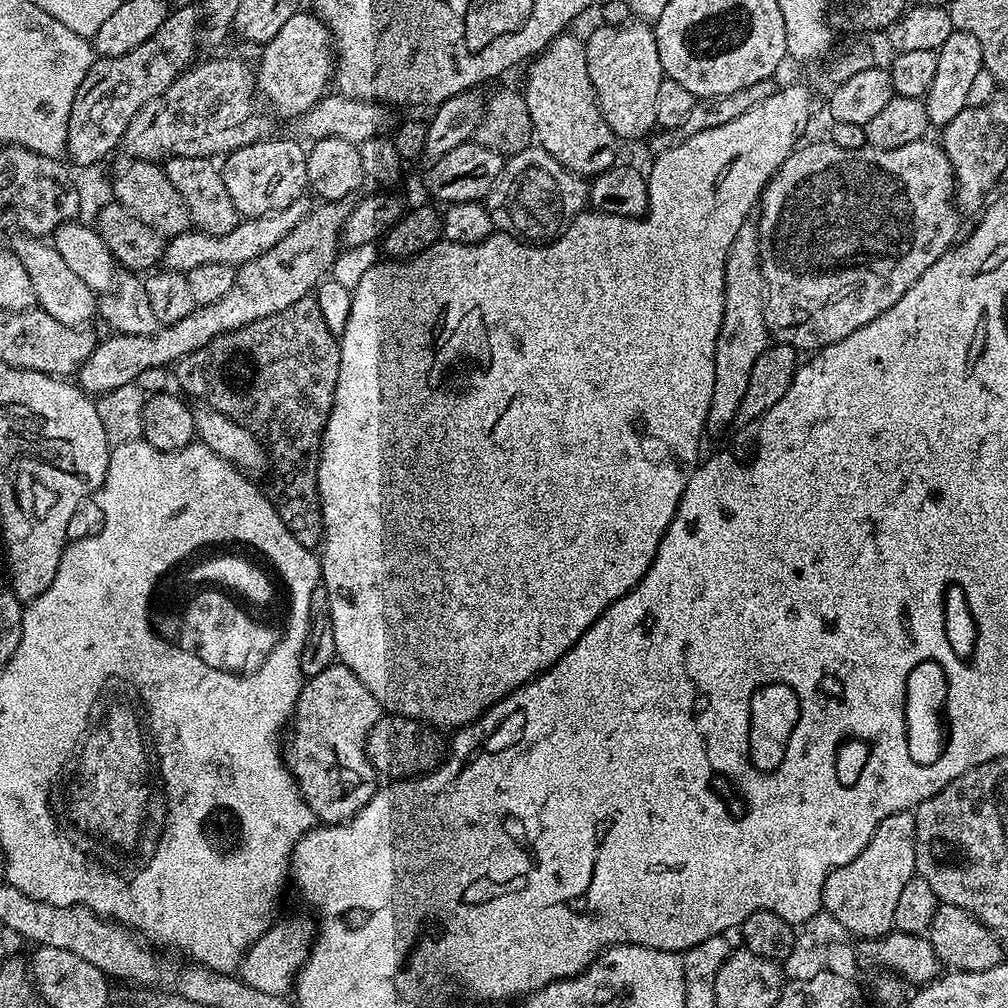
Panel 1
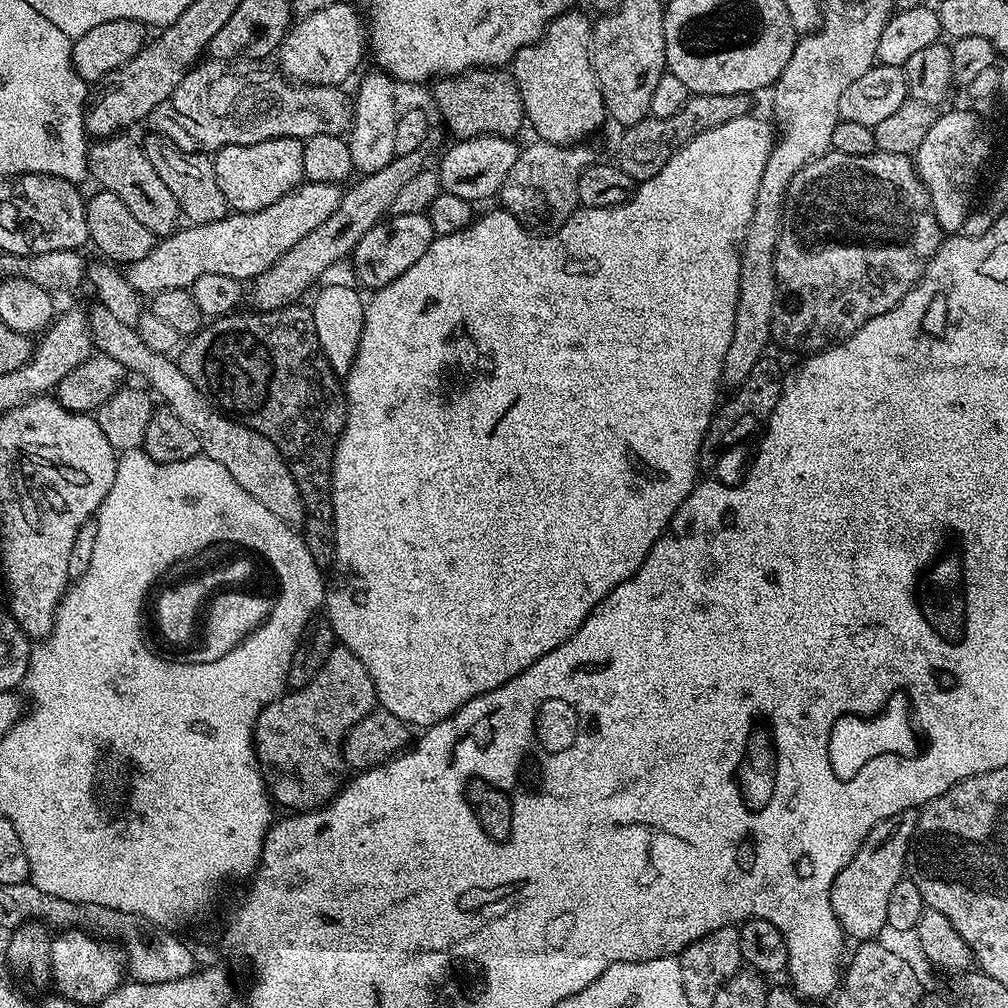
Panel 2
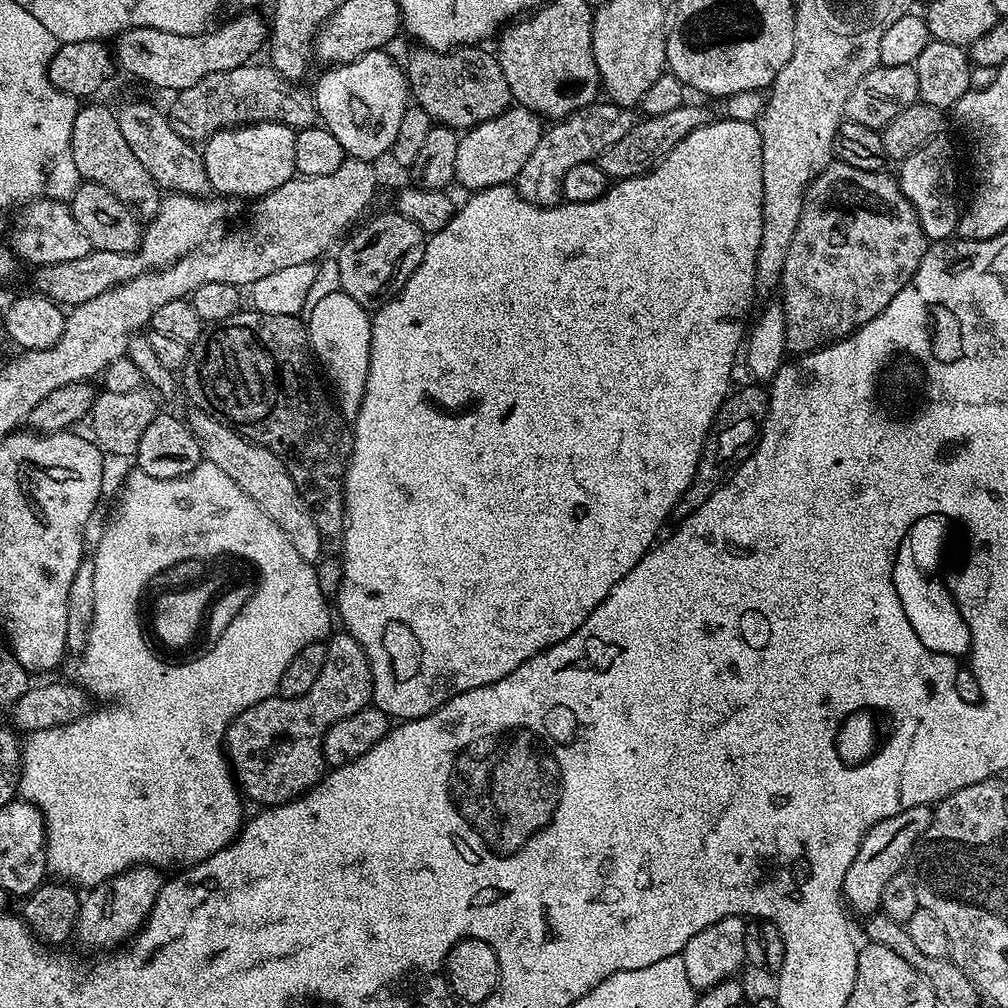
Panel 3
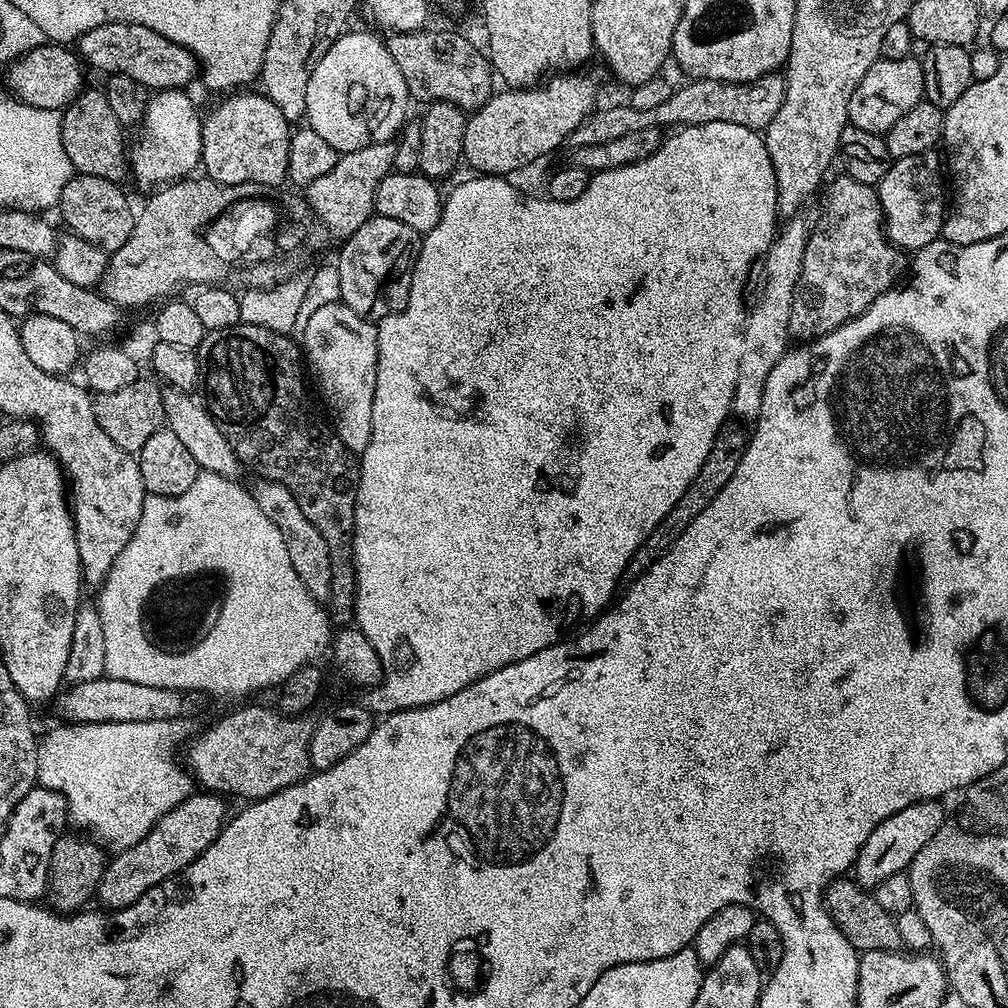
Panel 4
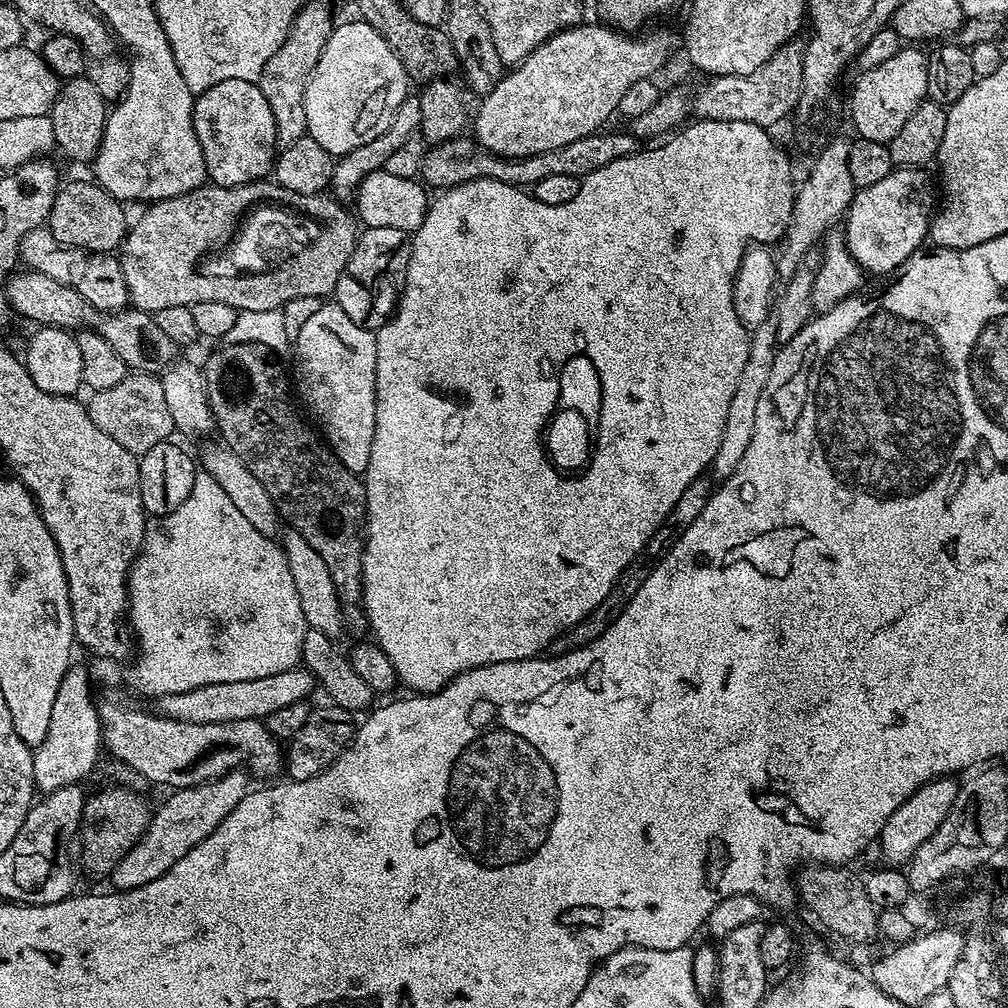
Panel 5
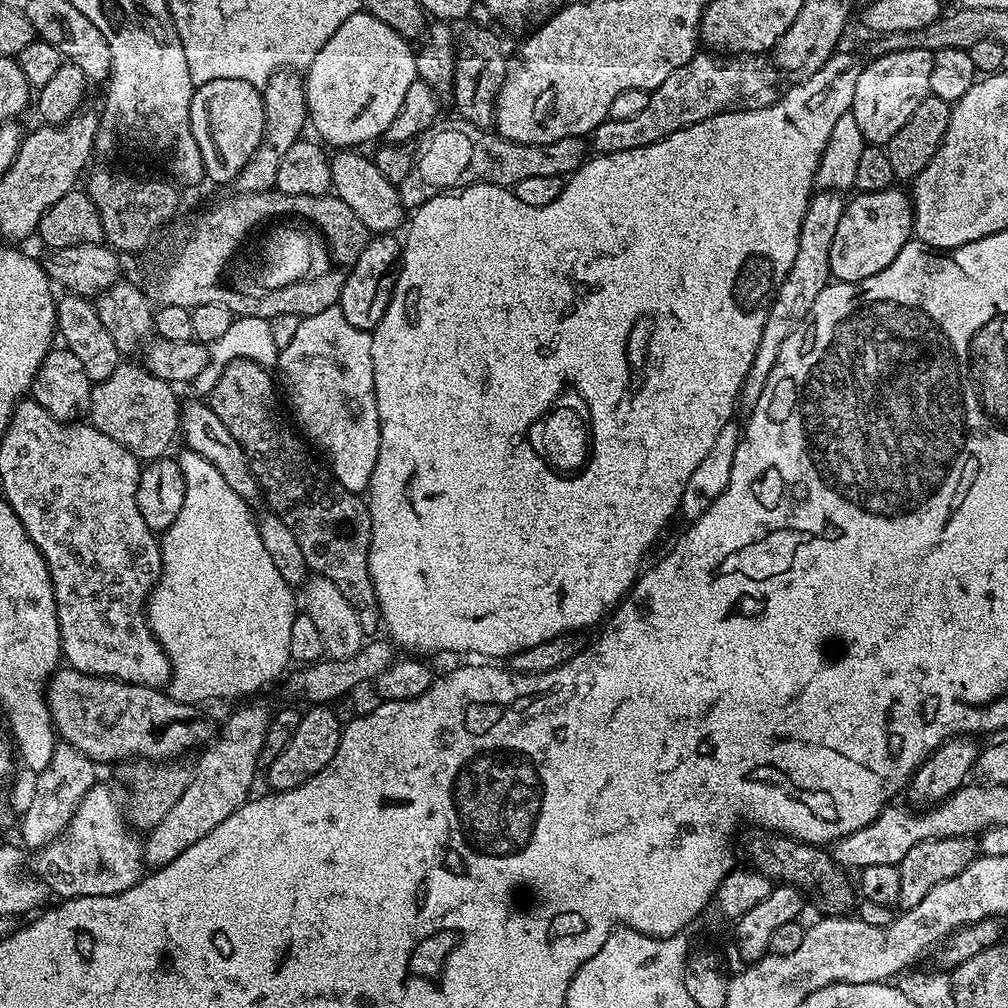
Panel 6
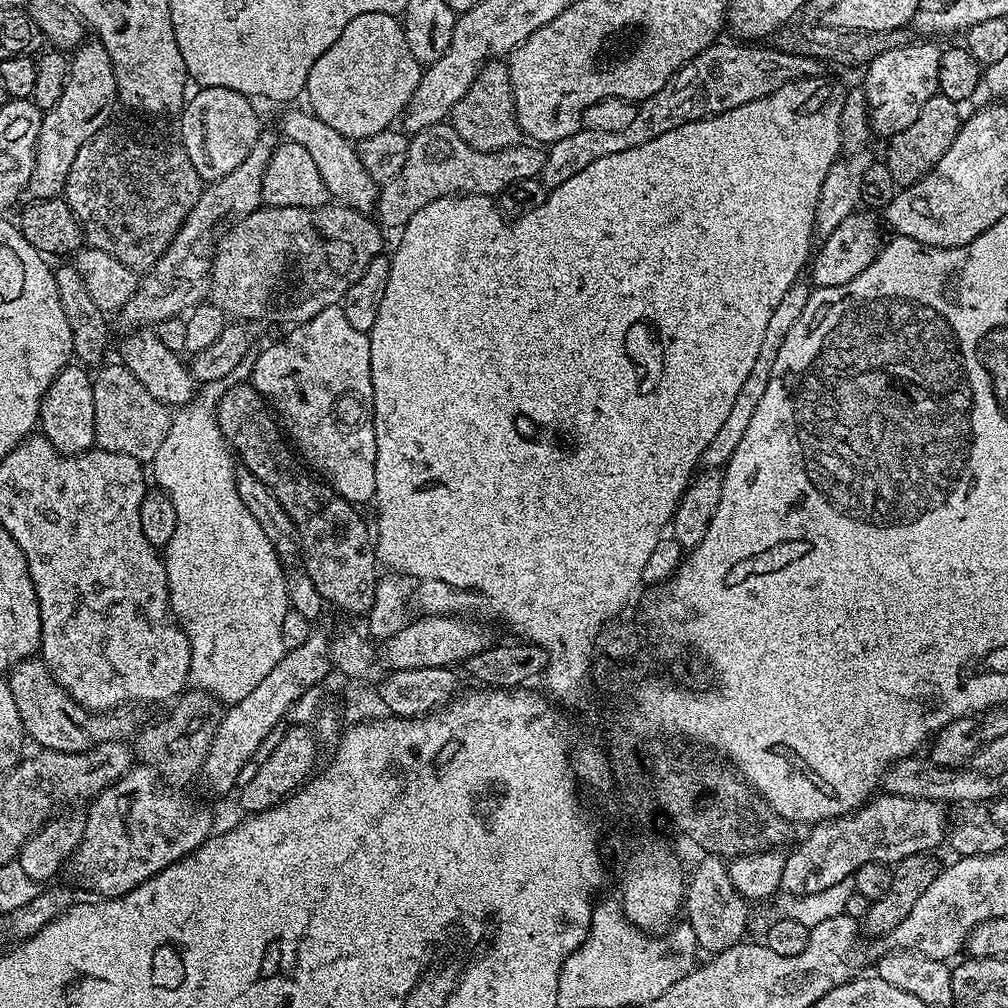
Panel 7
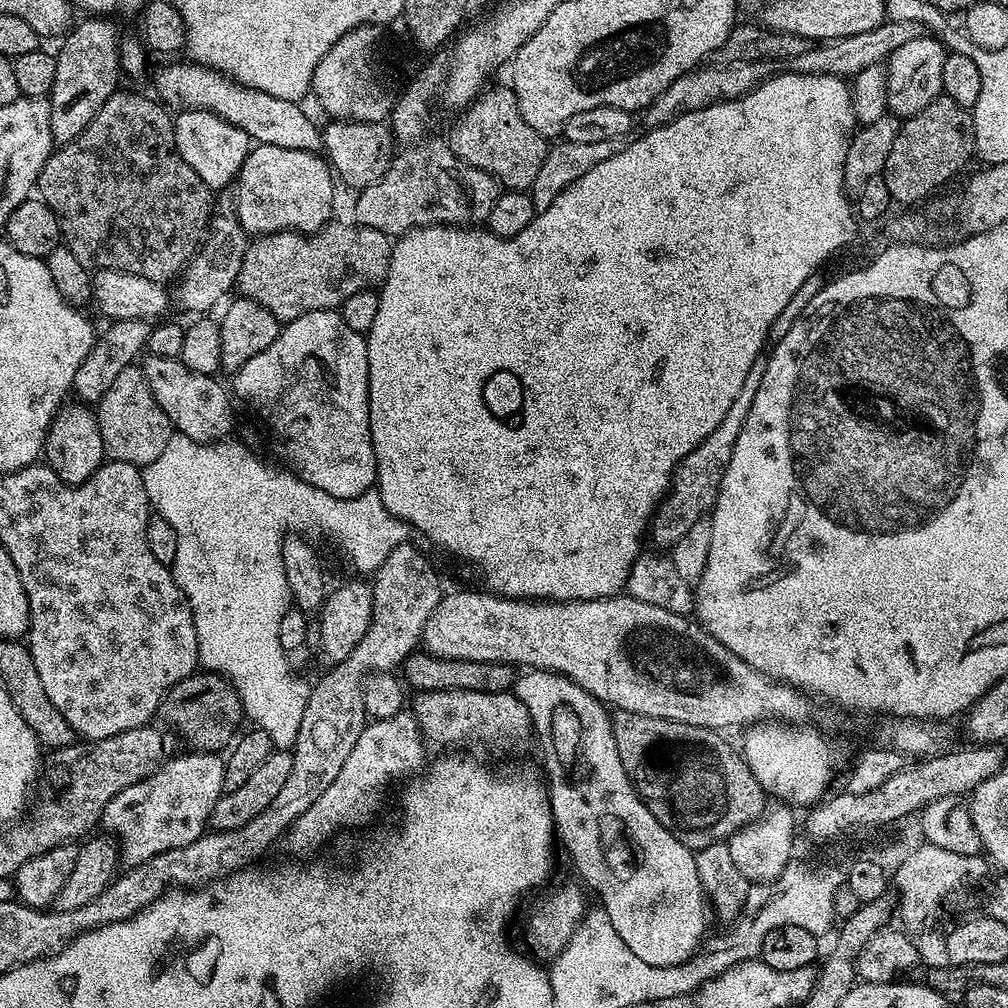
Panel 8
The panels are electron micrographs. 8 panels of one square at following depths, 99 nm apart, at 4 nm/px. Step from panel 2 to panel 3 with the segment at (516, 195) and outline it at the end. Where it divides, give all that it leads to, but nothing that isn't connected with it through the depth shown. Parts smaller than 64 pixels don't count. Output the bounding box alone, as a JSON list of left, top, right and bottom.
[516,102,637,208]

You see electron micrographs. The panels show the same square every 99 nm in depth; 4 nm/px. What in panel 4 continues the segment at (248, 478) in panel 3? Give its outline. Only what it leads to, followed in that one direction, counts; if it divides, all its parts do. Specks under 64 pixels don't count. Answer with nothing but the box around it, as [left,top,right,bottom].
[250,478,330,602]

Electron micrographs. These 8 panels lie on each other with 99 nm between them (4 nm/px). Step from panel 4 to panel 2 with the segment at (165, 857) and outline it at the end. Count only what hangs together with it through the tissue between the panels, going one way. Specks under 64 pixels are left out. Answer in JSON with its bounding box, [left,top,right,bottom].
[50,928,122,1006]

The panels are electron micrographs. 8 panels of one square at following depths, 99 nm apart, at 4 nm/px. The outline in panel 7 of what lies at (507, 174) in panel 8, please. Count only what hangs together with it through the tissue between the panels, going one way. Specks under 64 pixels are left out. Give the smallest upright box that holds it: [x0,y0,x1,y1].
[450,59,521,152]

